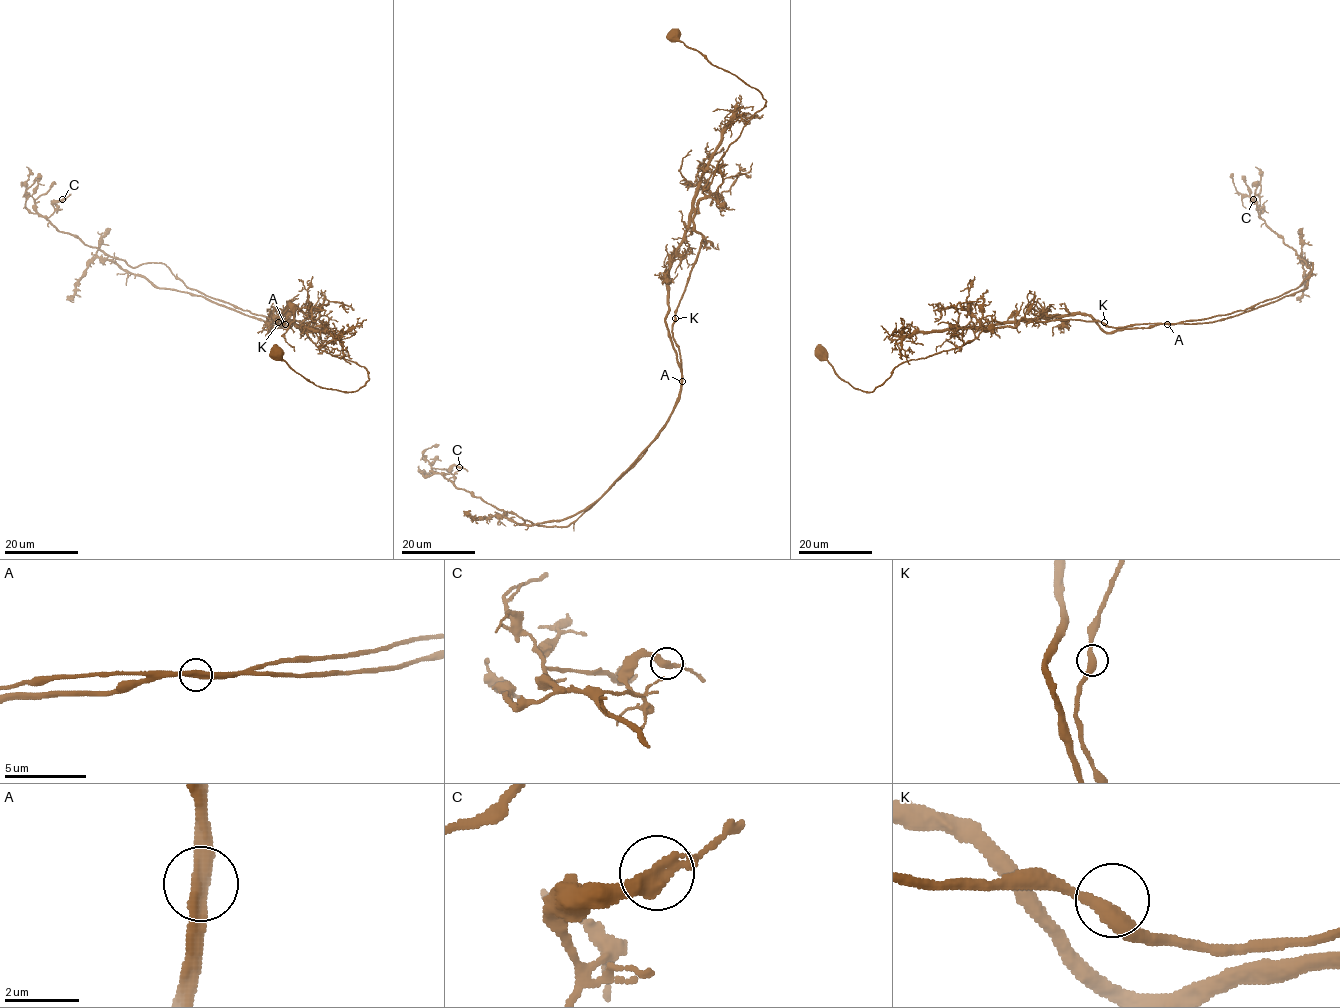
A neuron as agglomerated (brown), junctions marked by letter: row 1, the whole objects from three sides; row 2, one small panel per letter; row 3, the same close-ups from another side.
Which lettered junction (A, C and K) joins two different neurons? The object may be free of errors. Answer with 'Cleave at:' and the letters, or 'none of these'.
Cleave at: A

